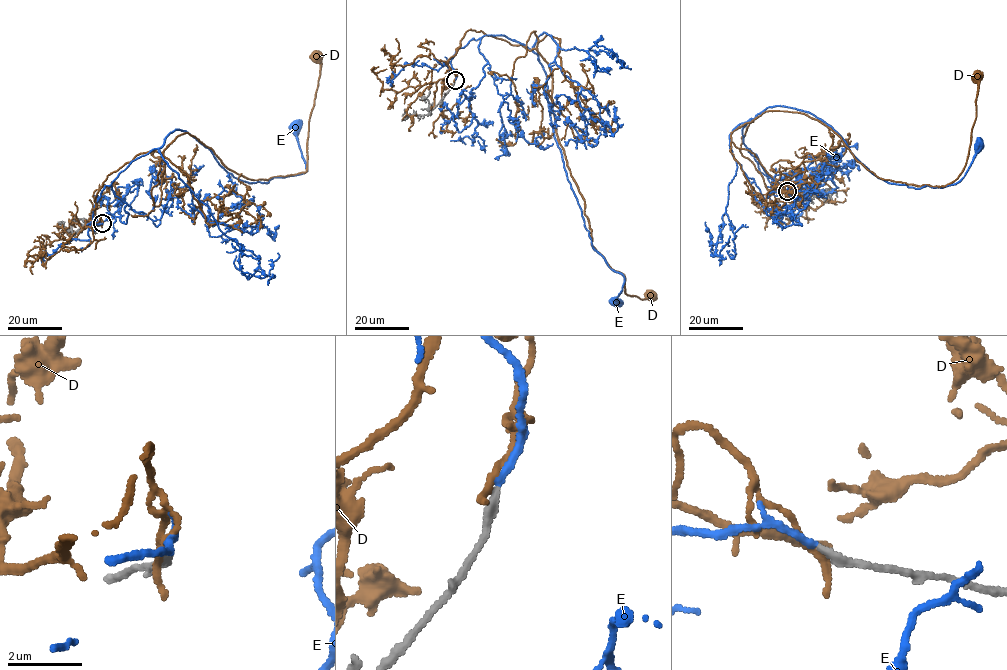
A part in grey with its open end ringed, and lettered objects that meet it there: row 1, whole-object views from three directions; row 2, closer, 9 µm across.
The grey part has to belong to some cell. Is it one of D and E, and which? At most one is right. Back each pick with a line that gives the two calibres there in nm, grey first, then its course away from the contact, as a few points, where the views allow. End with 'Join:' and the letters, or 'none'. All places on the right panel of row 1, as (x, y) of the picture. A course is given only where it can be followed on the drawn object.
E: Thickness 200 nm (grey) against 180 nm. Its course: (787, 191), (743, 143), (768, 107), (821, 119), (871, 172), (908, 187), (953, 185), (981, 143)
Join: E

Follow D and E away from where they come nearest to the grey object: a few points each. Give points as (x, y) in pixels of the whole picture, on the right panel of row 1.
D: (787, 191), (766, 187), (742, 155), (749, 121), (807, 114), (879, 178), (939, 187), (966, 161), (976, 77)
E: (787, 191), (743, 143), (768, 107), (821, 119), (871, 172), (908, 187), (953, 185), (981, 143)

